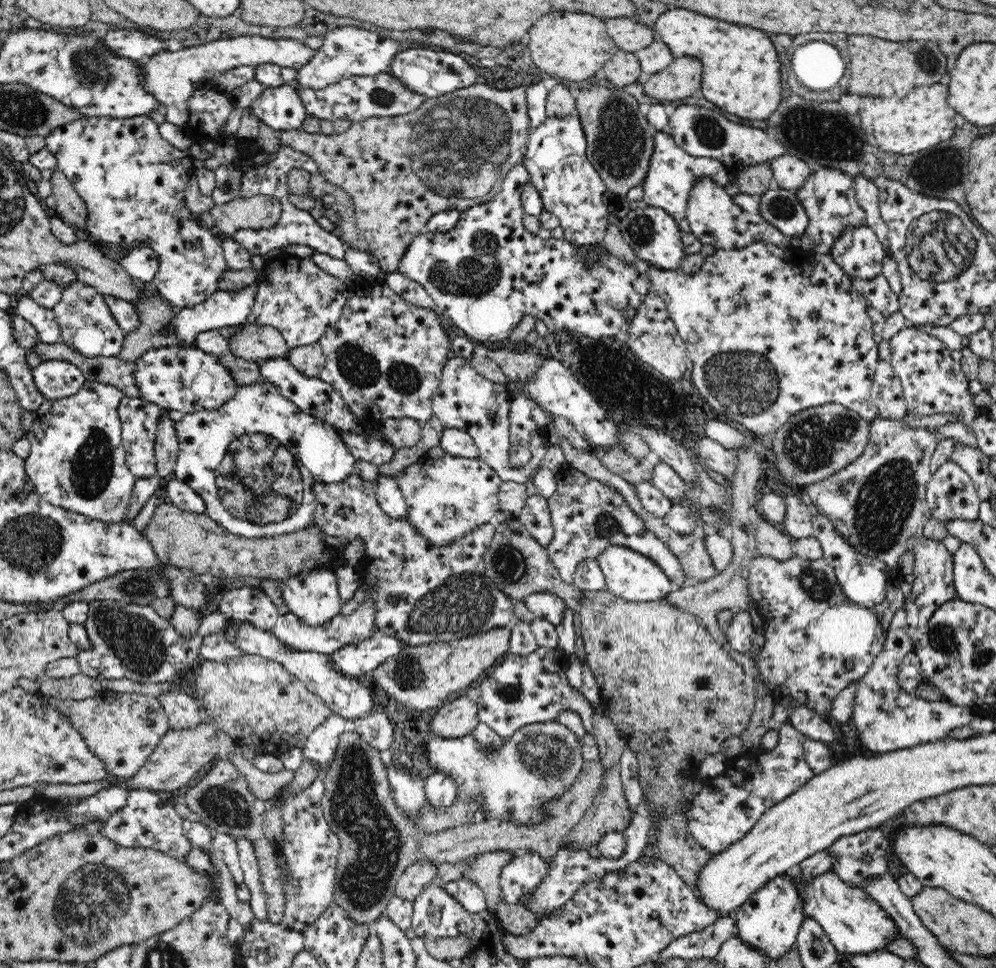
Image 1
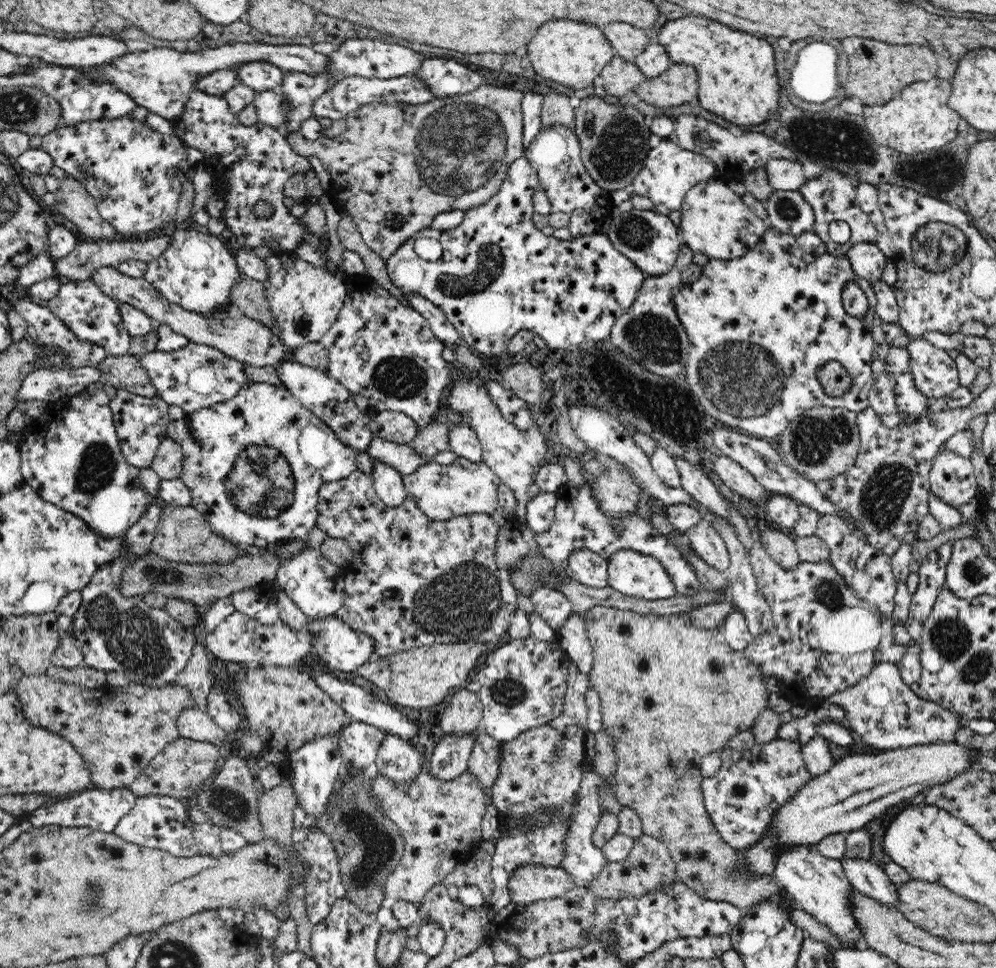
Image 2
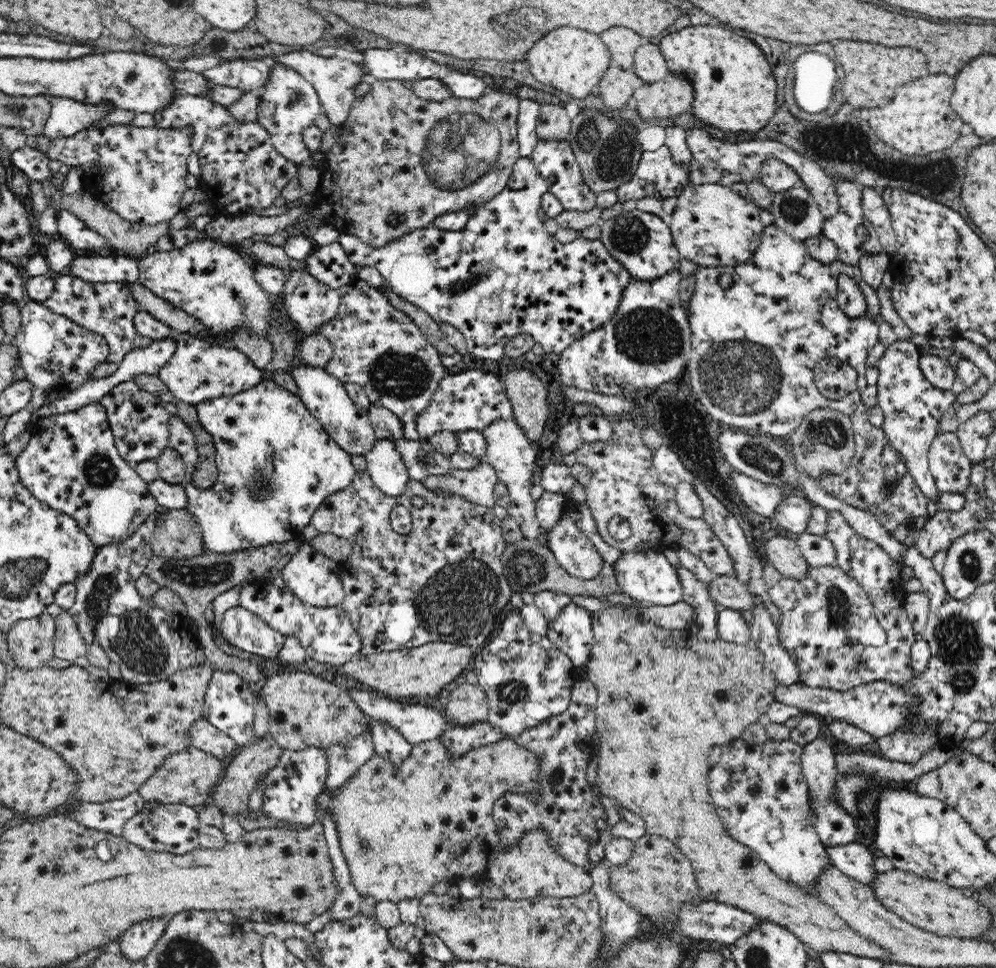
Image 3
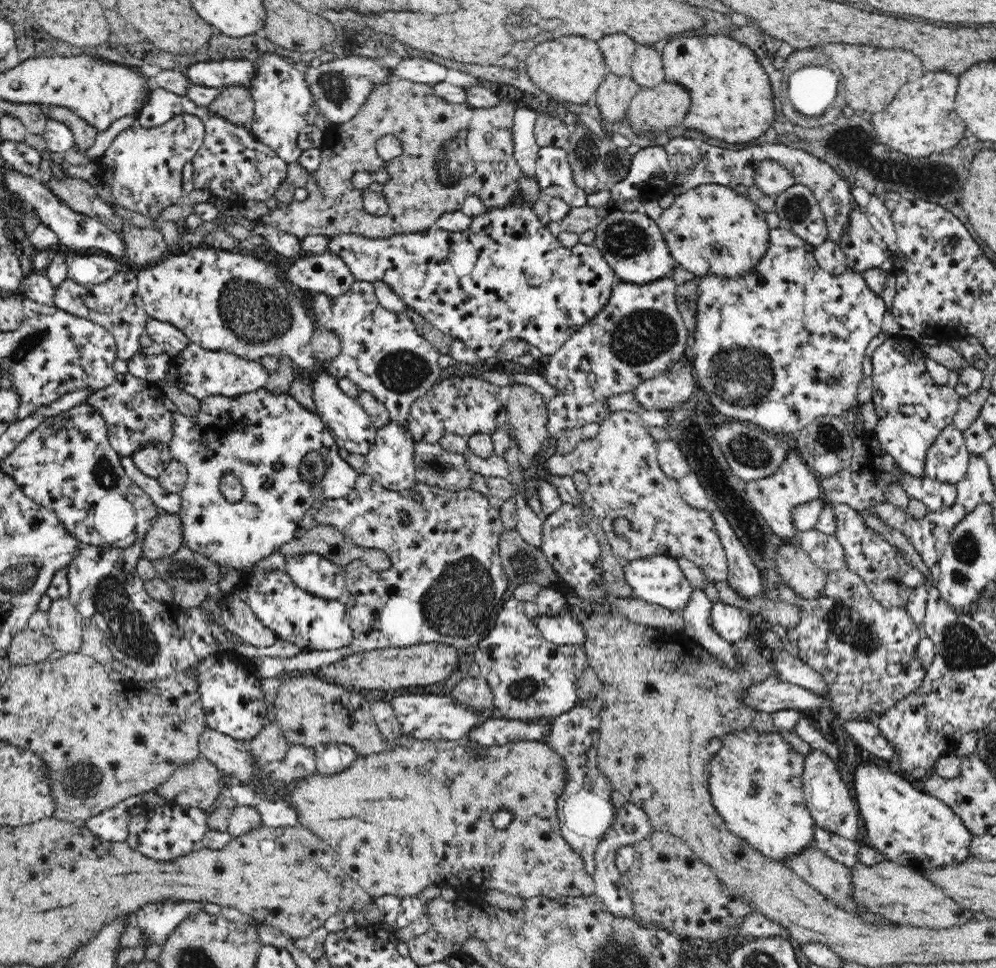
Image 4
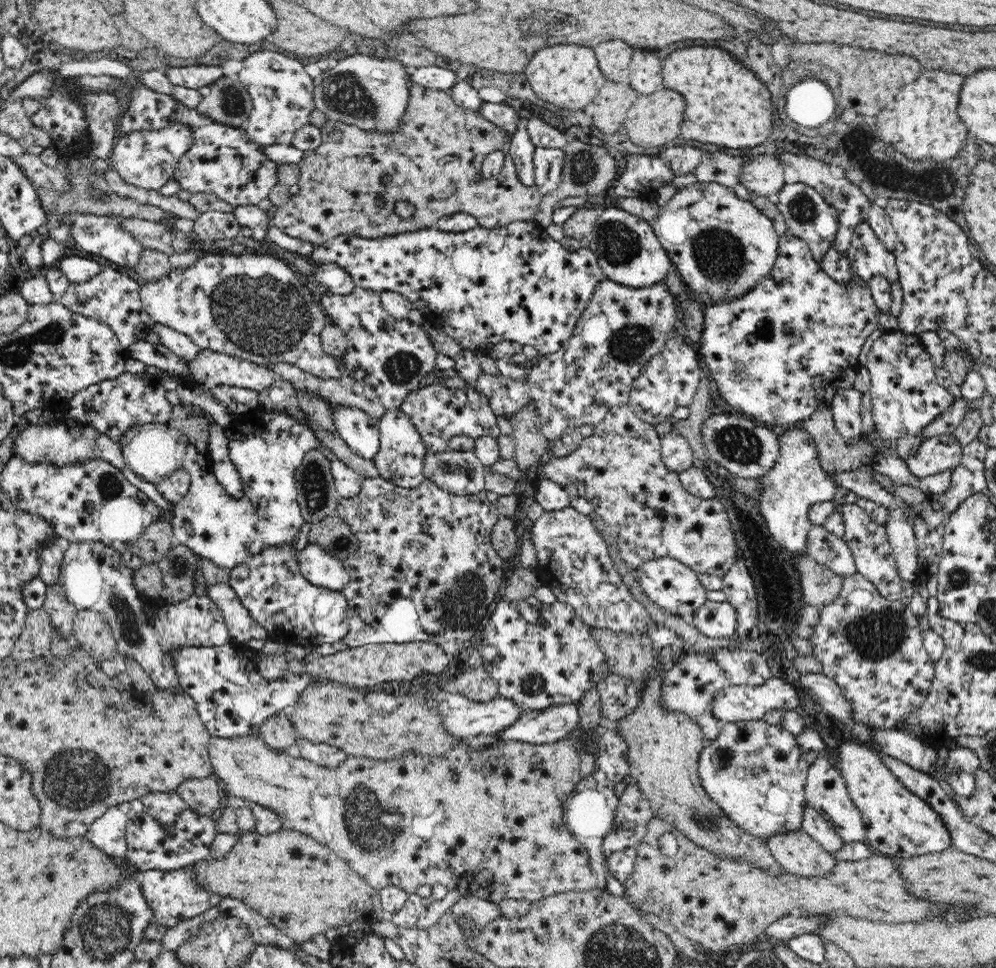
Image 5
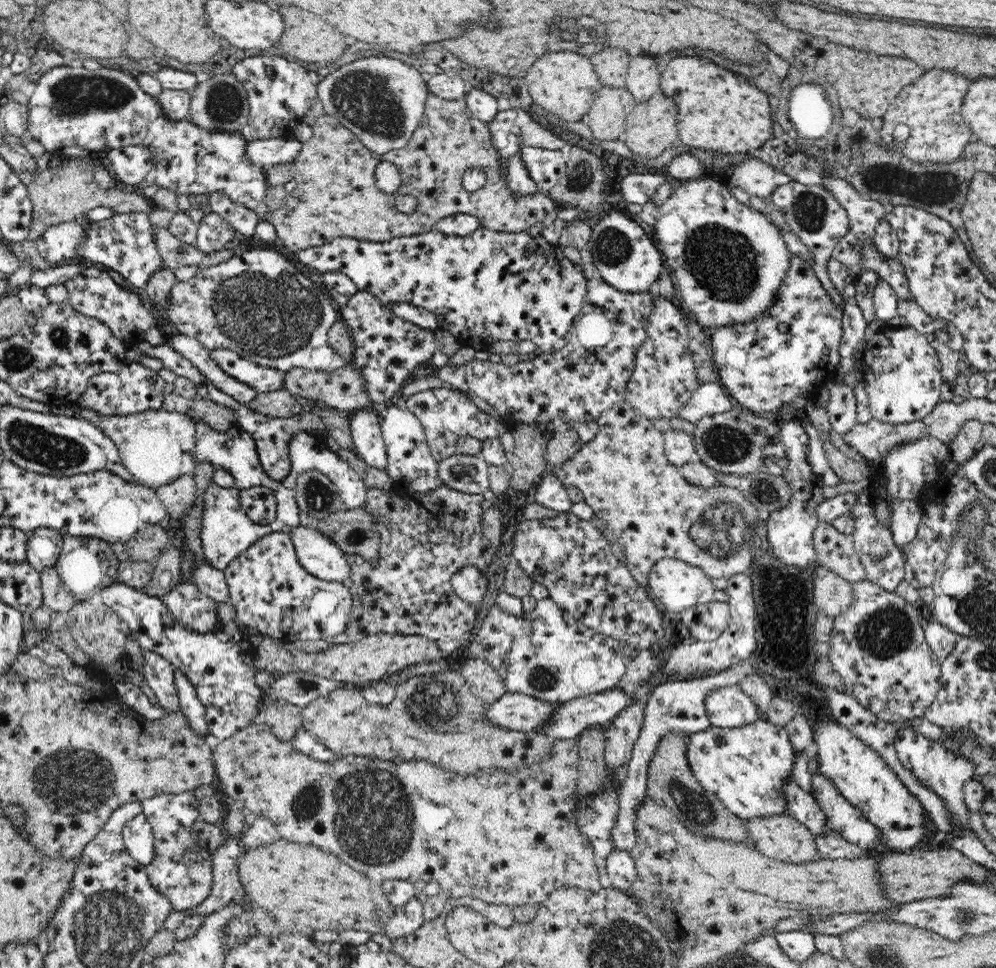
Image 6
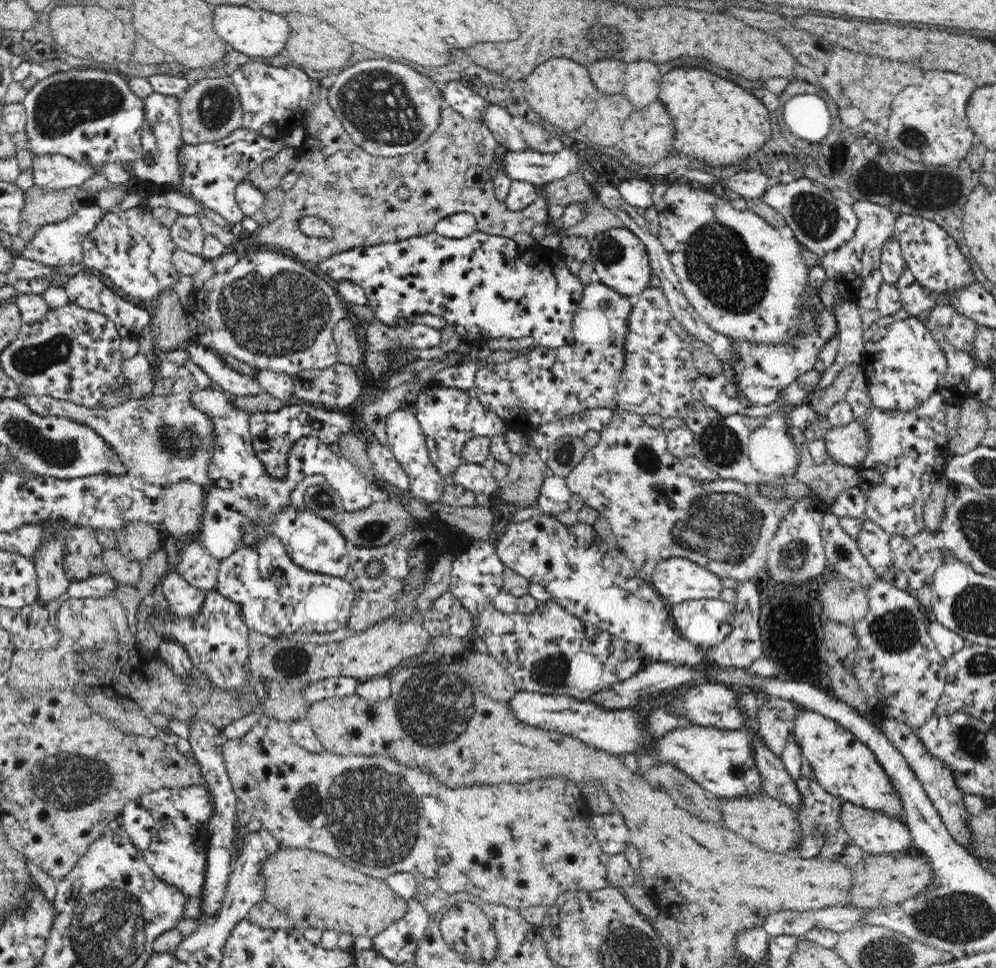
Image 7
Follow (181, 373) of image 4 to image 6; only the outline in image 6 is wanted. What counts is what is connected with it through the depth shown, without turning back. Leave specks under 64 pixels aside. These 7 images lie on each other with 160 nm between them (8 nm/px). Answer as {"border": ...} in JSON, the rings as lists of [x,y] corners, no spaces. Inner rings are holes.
{"border":[[[217,349],[210,351],[210,355],[226,374],[240,382],[245,382],[248,386],[255,388],[258,393],[267,393],[285,388],[285,373],[283,372],[256,365],[230,350]]]}

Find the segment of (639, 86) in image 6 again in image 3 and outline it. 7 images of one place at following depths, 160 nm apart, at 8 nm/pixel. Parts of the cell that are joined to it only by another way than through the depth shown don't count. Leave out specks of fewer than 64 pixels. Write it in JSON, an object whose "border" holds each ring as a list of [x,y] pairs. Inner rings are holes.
{"border":[[[651,42],[637,48],[632,70],[645,83],[659,81],[669,73],[660,47]]]}

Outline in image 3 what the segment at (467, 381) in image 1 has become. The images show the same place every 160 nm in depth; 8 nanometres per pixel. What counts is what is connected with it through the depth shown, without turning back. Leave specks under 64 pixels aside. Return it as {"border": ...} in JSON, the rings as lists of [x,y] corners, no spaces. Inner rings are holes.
{"border":[[[515,419],[494,422],[483,431],[486,438],[487,451],[484,461],[492,465],[496,471],[497,478],[502,484],[507,486],[509,492],[509,503],[507,504],[507,514],[511,516],[518,528],[522,529],[524,537],[537,542],[540,535],[547,532],[539,525],[535,511],[535,502],[530,495],[532,488],[532,474],[534,474],[534,464],[536,464],[536,443],[532,443],[526,436],[522,428],[515,422]]]}

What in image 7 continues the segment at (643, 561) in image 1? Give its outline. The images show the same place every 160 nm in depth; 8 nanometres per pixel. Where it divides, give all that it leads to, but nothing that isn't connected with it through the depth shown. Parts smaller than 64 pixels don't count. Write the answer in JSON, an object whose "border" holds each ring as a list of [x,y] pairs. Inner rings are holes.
{"border":[[[672,557],[657,564],[651,583],[667,604],[674,605],[700,598],[720,599],[721,579],[696,562]]]}

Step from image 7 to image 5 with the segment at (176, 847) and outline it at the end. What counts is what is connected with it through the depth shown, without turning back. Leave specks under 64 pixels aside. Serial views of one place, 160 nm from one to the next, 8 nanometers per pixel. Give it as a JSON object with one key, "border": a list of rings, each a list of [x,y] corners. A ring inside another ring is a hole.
{"border":[[[176,791],[148,794],[139,800],[143,803],[145,812],[156,819],[169,836],[174,836],[176,832],[175,822],[178,816],[189,809]],[[195,865],[184,866],[178,870],[146,870],[139,871],[137,874],[138,882],[141,883],[146,903],[152,907],[152,913],[156,922],[167,926],[176,926],[178,922],[199,916],[216,907],[221,900],[221,896],[210,890],[204,888],[195,877]]]}

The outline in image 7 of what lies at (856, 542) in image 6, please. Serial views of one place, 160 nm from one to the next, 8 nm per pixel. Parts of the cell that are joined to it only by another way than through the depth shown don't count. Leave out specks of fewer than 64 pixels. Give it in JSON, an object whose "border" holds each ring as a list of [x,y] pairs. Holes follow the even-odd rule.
{"border":[[[868,518],[863,519],[862,530],[857,538],[857,545],[878,576],[892,566],[890,538],[891,536],[874,521]]]}

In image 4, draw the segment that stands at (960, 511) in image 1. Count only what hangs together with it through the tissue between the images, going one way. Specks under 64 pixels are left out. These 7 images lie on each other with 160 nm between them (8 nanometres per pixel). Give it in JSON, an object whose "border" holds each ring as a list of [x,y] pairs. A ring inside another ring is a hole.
{"border":[[[946,426],[926,452],[924,474],[932,480],[955,485],[966,474],[969,456],[963,432]]]}

